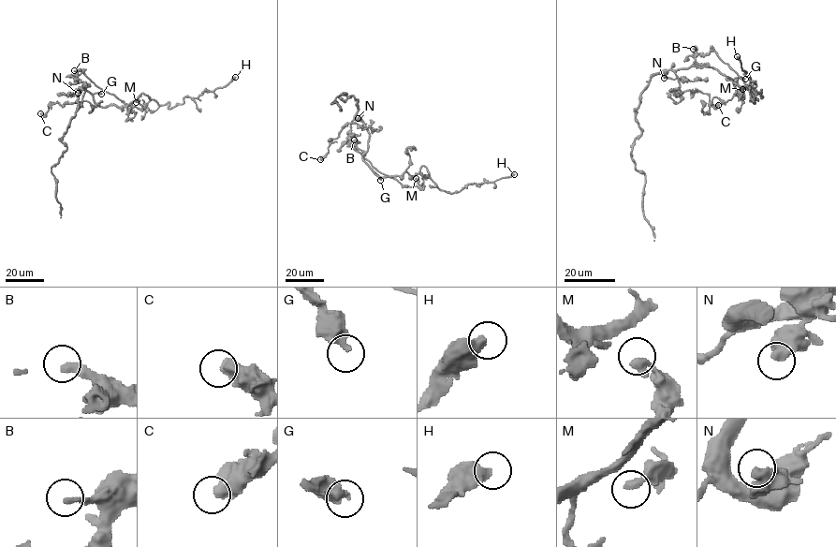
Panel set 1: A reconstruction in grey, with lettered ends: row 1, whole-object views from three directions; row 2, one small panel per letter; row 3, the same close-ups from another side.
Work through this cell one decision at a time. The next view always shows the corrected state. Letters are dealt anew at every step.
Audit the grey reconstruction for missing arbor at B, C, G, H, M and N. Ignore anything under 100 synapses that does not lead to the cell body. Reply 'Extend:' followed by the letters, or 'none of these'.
Extend: H

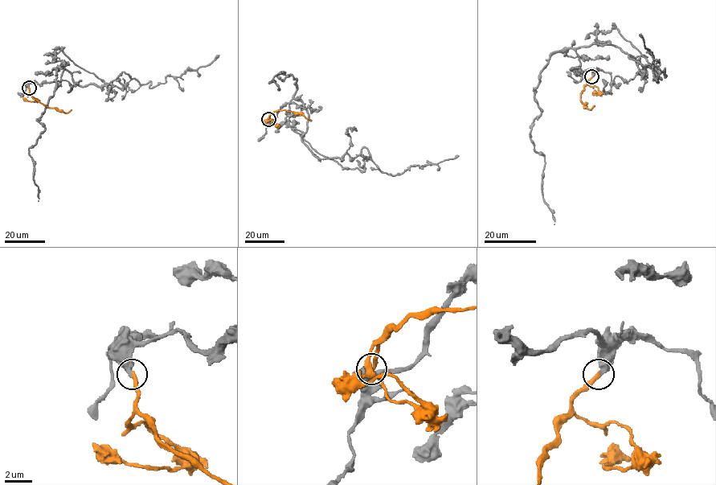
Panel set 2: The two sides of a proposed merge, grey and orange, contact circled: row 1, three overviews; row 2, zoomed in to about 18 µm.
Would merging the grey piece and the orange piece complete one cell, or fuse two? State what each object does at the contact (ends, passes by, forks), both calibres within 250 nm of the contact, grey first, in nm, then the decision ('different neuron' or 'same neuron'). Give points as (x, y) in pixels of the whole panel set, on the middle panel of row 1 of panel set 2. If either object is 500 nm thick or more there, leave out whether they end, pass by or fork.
grey ends; orange ends; calibres 480 and 280 nm; same neuron

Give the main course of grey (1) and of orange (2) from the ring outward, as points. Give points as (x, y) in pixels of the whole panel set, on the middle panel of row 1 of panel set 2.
1: (269, 119), (288, 103), (304, 107), (301, 139), (312, 154), (356, 157), (364, 147), (392, 175), (459, 155)
2: (269, 119), (274, 111), (285, 110), (301, 113), (311, 121)

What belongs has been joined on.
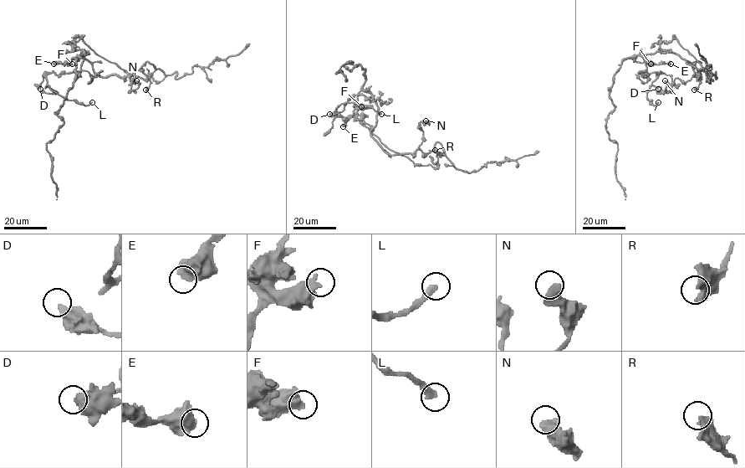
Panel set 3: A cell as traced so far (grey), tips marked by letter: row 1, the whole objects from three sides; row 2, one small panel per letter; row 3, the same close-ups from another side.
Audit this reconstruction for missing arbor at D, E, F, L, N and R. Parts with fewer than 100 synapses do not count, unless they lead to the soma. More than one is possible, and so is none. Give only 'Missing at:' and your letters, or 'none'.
Missing at: L

